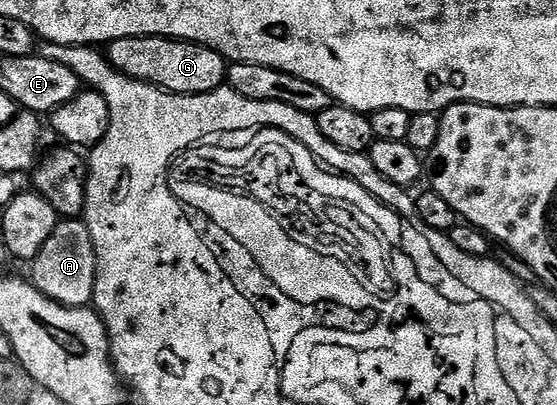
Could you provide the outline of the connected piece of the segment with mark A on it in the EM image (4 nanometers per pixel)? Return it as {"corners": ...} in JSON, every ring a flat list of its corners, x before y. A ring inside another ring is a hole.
{"corners":[[69,217,58,222,55,233,47,237,47,245,31,260,33,275,31,282,57,303,68,307,88,307,93,301,95,277,97,276,97,258,91,241,91,233,80,218]]}

